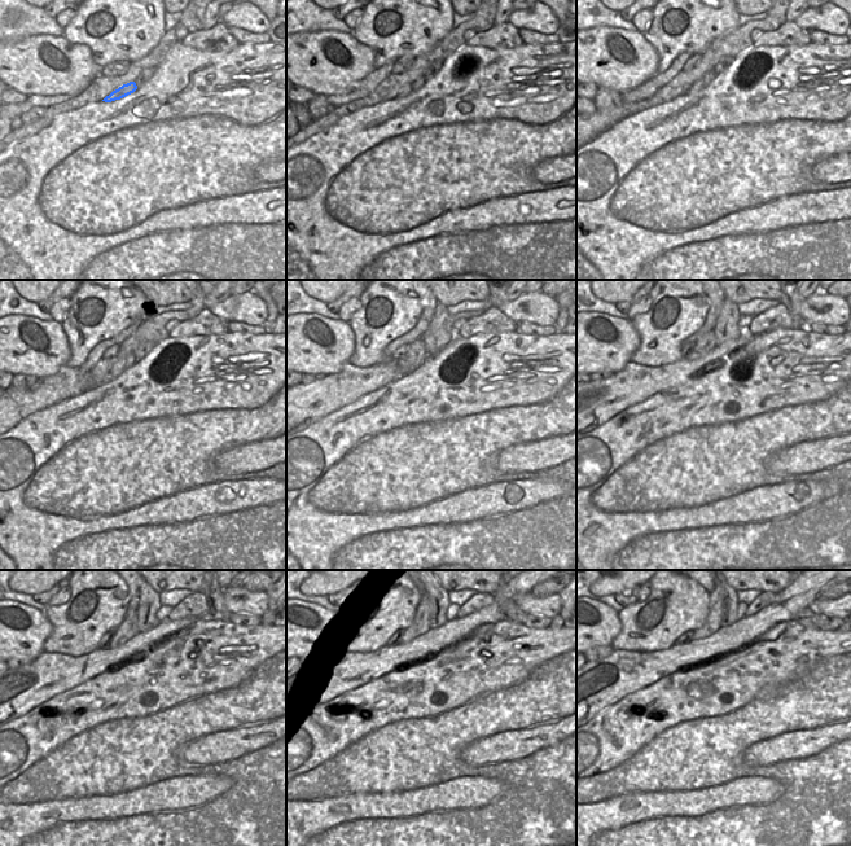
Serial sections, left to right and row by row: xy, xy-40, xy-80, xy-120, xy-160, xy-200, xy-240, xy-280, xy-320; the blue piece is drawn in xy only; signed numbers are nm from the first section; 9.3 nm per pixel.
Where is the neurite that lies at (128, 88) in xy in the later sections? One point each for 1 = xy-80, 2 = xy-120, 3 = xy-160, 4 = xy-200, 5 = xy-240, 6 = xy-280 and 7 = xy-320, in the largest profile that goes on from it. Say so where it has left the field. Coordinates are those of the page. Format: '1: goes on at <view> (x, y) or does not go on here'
1: goes on at xy-80 (710, 75)
2: goes on at xy-120 (123, 360)
3: goes on at xy-160 (416, 355)
4: goes on at xy-200 (707, 342)
5: goes on at xy-240 (128, 627)
6: goes on at xy-280 (421, 623)
7: goes on at xy-320 (711, 625)

